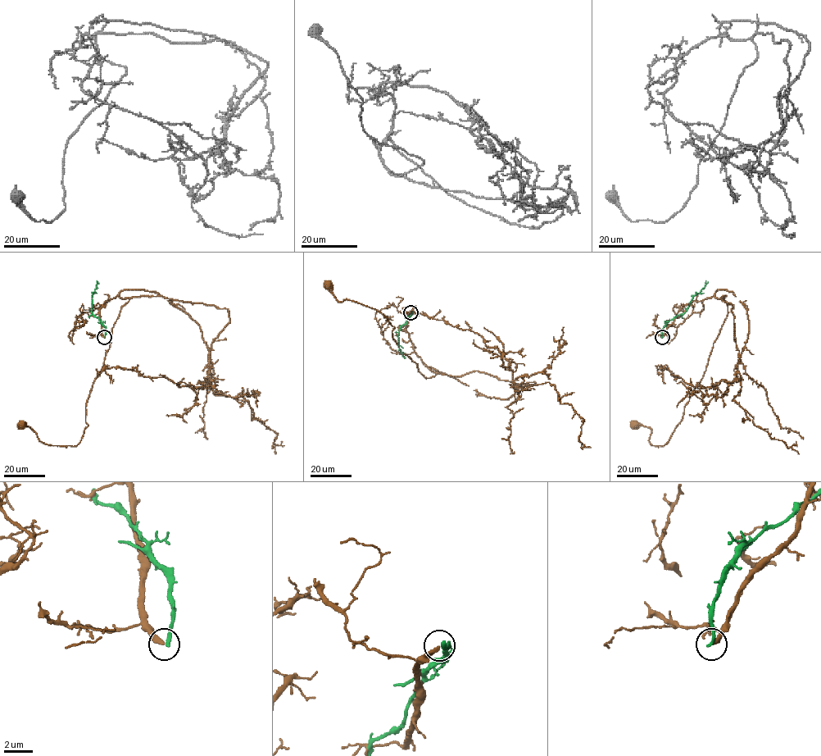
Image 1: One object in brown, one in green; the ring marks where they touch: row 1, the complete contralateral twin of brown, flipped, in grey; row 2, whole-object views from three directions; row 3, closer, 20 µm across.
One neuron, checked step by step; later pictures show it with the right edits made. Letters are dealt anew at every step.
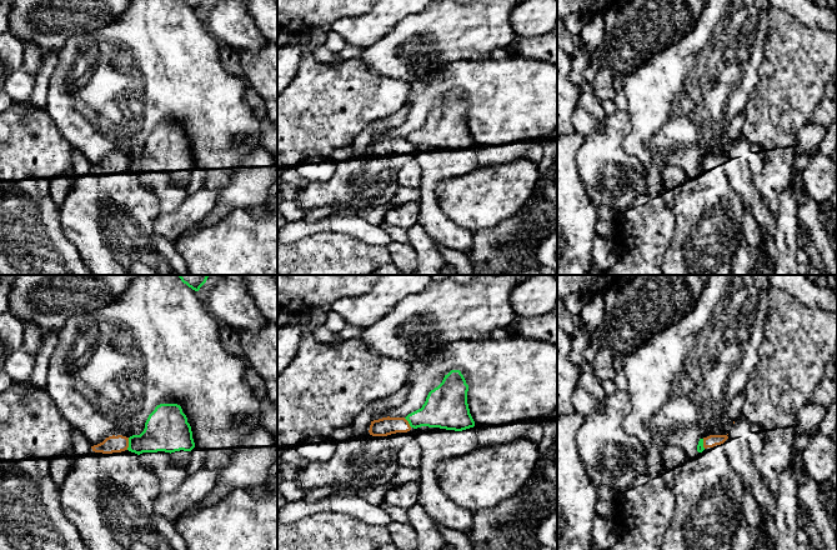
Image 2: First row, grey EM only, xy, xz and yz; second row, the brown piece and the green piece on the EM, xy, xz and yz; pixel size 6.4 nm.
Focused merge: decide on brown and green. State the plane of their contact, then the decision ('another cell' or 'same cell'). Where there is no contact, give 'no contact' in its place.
xy | another cell

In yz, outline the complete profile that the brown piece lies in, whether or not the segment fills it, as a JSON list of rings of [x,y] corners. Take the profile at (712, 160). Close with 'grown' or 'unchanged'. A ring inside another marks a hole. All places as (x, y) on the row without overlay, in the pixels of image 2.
[[[710,155],[703,158],[705,170],[693,179],[687,179],[673,199],[676,219],[675,234],[663,260],[663,275],[731,275],[731,259],[736,252],[737,241],[743,235],[742,219],[747,204],[727,179],[723,162],[727,155]]]; grown

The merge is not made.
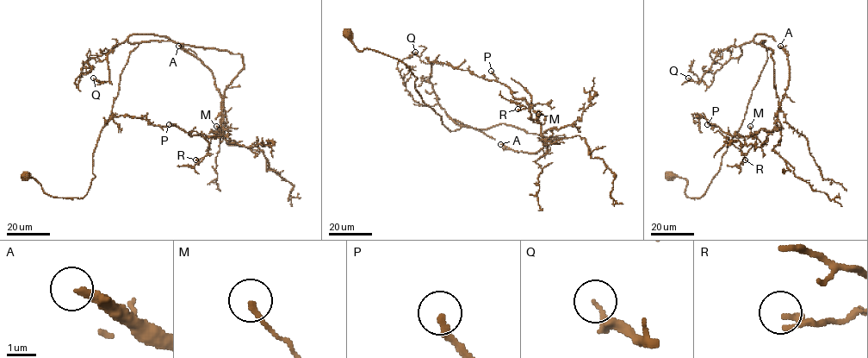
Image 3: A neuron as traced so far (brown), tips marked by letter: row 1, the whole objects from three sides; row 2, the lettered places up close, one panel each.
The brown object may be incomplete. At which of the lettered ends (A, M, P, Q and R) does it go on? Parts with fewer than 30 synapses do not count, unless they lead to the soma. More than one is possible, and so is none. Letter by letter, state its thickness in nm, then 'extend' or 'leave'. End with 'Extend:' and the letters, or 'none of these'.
A: calibre 240 nm; leave
M: calibre 170 nm; leave
P: calibre 200 nm; extend
Q: calibre 280 nm; leave
R: calibre 140 nm; leave
Extend: P

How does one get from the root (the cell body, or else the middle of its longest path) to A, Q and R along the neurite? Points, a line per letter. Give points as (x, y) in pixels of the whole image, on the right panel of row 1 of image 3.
A: (669, 174), (687, 180), (687, 197), (704, 194), (766, 62), (762, 40), (784, 96), (790, 68), (780, 46)
Q: (669, 174), (687, 180), (687, 197), (704, 194), (766, 48), (730, 46), (699, 82), (688, 78)
R: (669, 174), (687, 180), (687, 197), (704, 194), (745, 118), (765, 40), (779, 110), (745, 160)

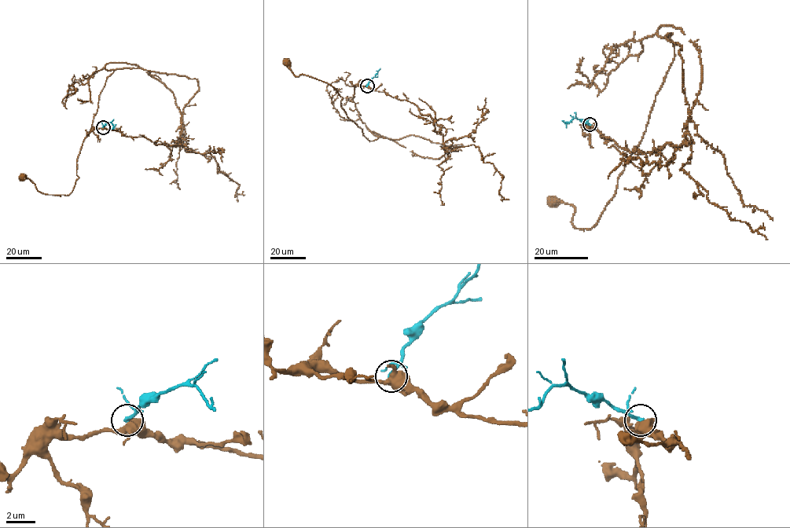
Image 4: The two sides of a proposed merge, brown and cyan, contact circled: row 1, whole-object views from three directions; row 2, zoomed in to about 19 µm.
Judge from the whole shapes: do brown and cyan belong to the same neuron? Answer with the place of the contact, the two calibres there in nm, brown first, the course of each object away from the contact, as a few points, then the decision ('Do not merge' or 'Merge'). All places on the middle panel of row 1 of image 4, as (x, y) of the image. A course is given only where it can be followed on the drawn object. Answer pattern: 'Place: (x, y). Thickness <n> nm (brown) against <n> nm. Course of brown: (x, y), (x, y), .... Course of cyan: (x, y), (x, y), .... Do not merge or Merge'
Place: (367, 86). Thickness 400 nm (brown) against 260 nm. Course of brown: (367, 86), (429, 115), (445, 151), (463, 146), (413, 135), (369, 141), (336, 90), (295, 76), (288, 61). Course of cyan: (367, 86), (380, 68). Do not merge

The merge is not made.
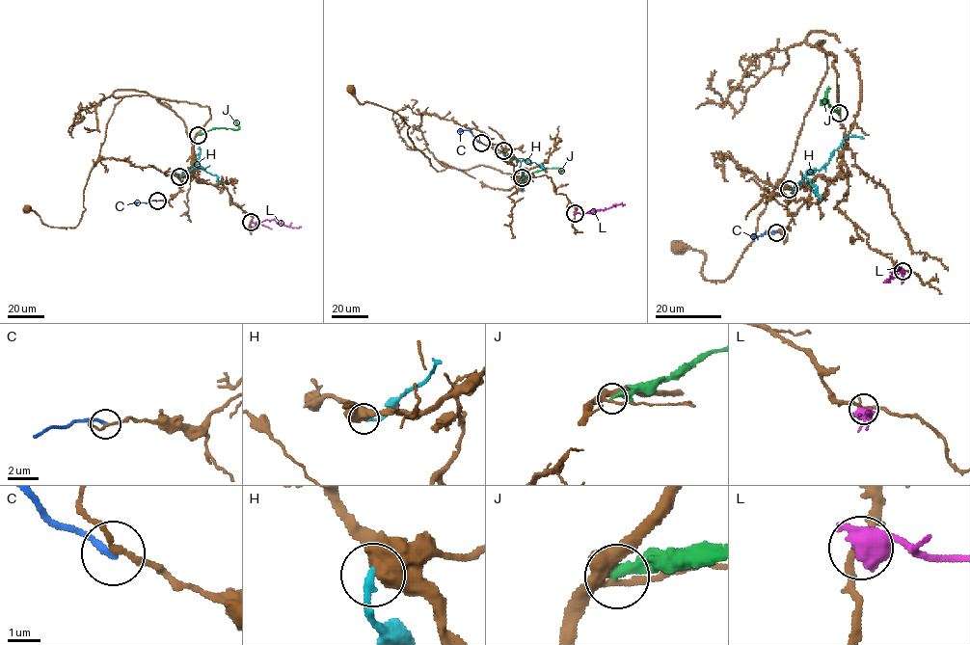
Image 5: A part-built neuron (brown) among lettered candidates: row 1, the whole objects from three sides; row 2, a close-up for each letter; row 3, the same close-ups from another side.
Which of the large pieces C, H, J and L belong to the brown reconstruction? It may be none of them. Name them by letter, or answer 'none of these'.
none of these

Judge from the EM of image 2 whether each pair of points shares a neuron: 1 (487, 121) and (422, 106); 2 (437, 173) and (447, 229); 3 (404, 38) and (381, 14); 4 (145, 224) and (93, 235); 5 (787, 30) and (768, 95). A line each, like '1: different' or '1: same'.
1: same
2: same
3: different
4: same
5: same

